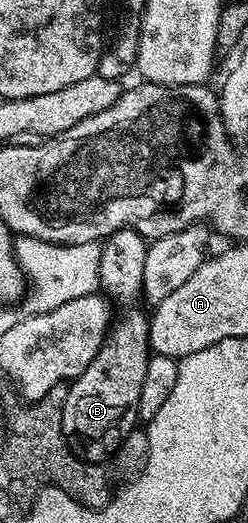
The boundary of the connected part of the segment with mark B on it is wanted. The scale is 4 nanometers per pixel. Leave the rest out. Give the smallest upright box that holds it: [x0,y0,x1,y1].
[58,308,150,457]

